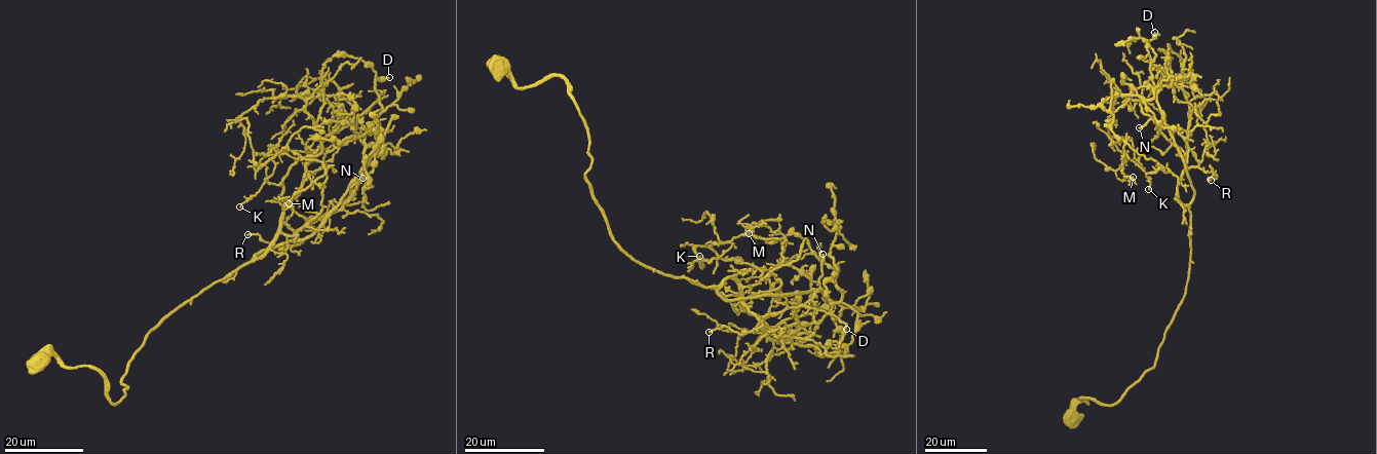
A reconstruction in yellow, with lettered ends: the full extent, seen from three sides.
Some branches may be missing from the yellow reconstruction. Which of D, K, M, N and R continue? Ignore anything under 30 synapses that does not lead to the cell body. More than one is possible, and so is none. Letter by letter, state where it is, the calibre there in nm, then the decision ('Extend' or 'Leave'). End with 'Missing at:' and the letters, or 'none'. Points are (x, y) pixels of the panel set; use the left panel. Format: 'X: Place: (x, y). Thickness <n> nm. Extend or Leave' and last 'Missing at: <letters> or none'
D: Place: (389, 77). Thickness 240 nm. Extend
K: Place: (239, 206). Thickness 160 nm. Leave
M: Place: (289, 203). Thickness 150 nm. Leave
N: Place: (362, 178). Thickness 240 nm. Extend
R: Place: (247, 234). Thickness 180 nm. Leave
Missing at: D, N

